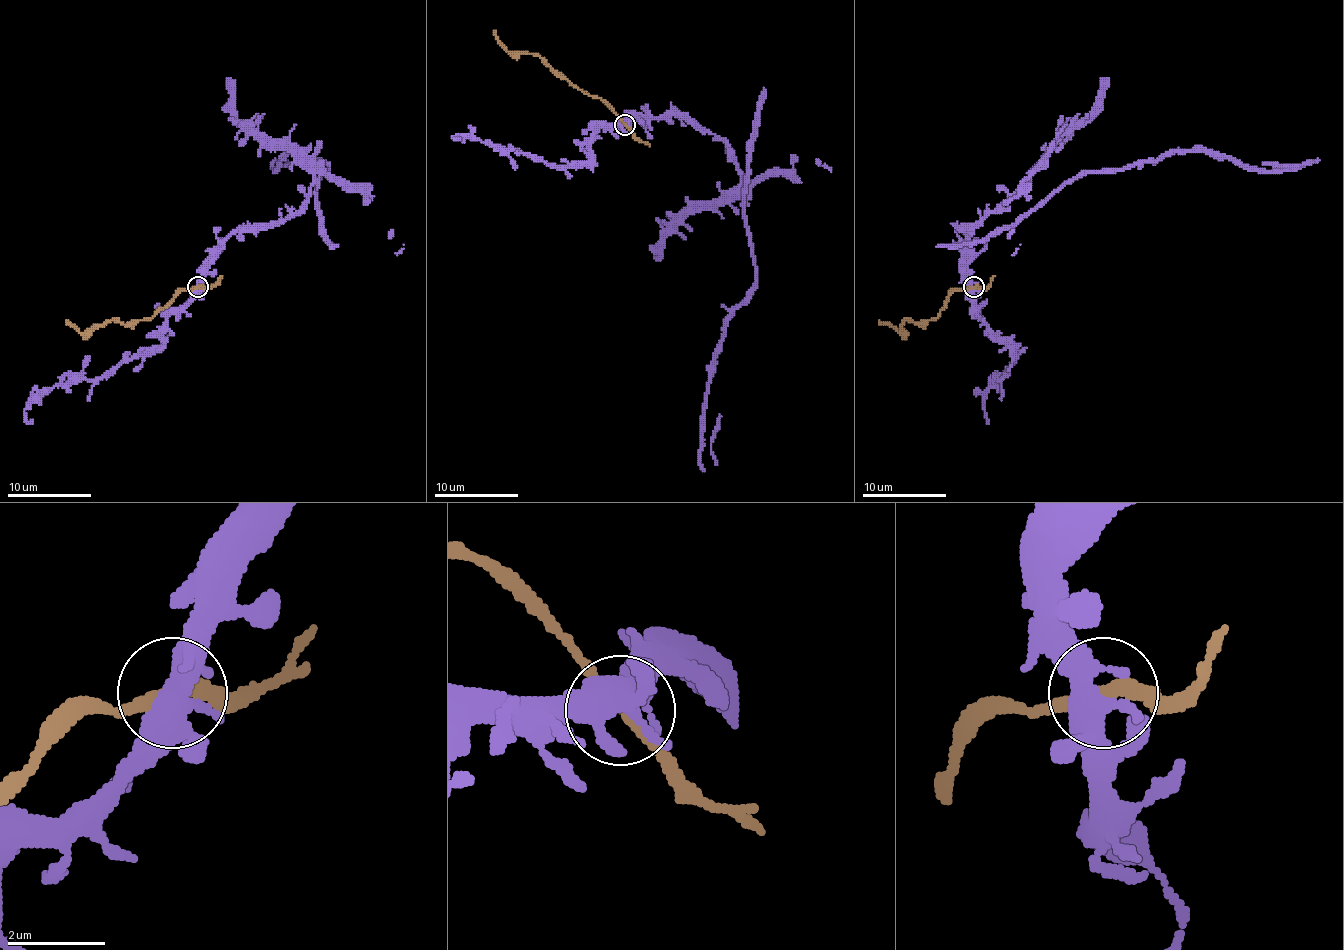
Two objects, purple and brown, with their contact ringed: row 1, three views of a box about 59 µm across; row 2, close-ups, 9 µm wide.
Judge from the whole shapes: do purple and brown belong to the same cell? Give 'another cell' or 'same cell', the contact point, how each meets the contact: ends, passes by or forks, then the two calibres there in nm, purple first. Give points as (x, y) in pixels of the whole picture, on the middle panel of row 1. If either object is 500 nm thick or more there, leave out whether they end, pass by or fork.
another cell | (625, 125) | purple forks | brown passes by | 440/200 nm

